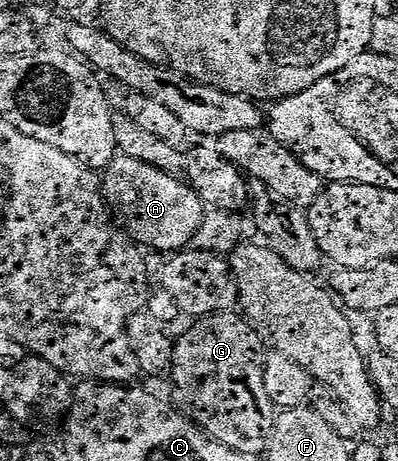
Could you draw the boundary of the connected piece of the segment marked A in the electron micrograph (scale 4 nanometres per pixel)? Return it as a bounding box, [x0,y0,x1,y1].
[104,154,204,249]

